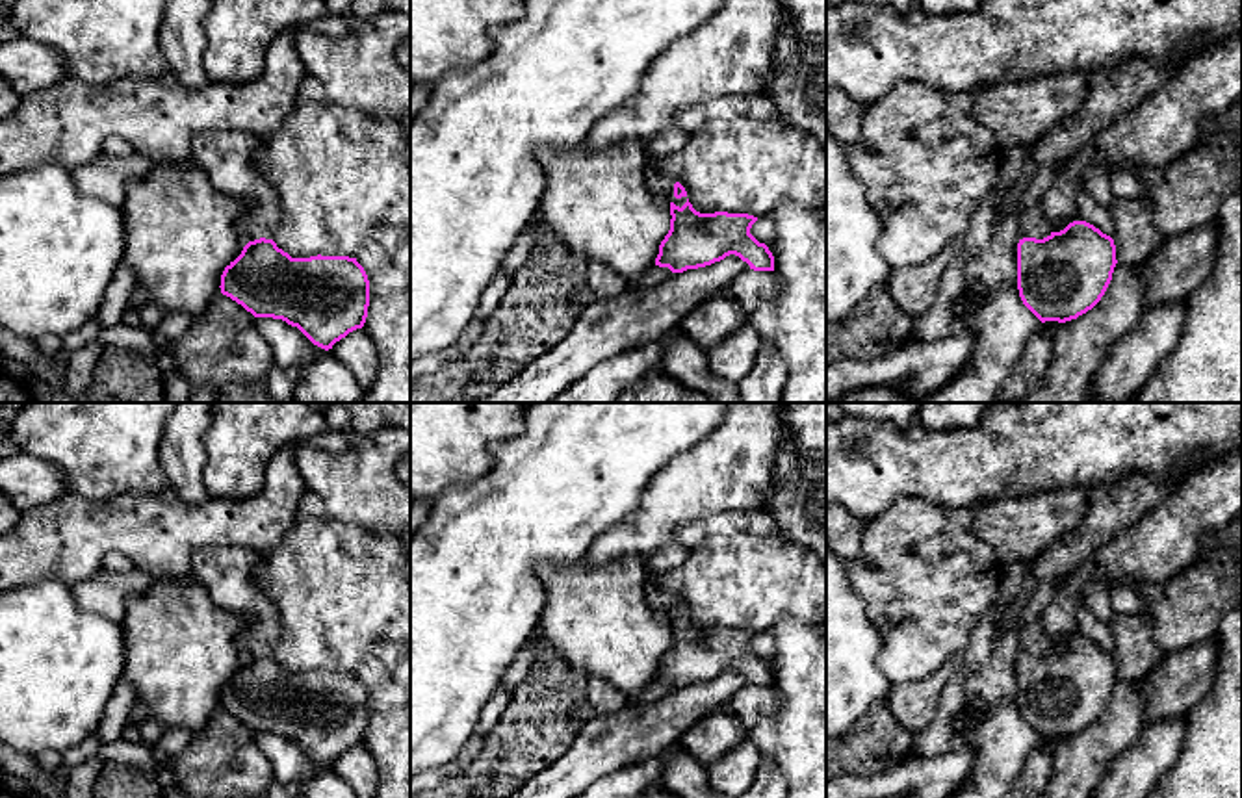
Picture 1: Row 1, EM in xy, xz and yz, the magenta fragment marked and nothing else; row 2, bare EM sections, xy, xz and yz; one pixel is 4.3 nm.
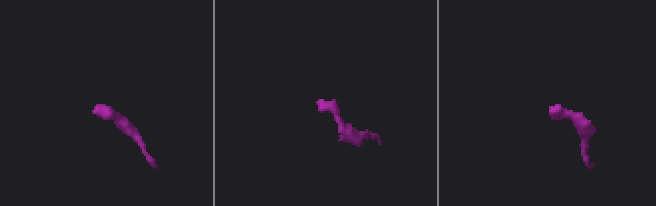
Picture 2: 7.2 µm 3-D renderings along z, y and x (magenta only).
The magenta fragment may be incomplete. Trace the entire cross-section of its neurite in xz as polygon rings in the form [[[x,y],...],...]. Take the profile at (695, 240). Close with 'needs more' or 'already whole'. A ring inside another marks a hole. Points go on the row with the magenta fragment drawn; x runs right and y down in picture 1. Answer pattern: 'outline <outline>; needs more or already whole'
outline [[[650,158],[646,182],[653,195],[670,204],[670,230],[659,245],[655,265],[668,267],[672,273],[698,269],[739,256],[754,271],[774,271],[774,256],[765,243],[759,243],[750,228],[757,217],[748,213],[700,213],[687,199],[679,182],[661,174],[657,161]]]; needs more

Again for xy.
outline [[[239,130],[201,132],[191,160],[213,187],[245,206],[239,232],[249,241],[221,275],[221,293],[254,317],[282,319],[329,351],[362,328],[369,280],[356,258],[291,258],[271,239],[280,219],[275,189],[254,156],[258,141]]]; needs more

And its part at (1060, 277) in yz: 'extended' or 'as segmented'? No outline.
extended

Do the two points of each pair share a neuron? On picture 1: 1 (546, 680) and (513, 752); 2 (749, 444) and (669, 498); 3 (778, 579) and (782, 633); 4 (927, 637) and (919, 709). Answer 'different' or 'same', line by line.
1: same
2: same
3: different
4: different

